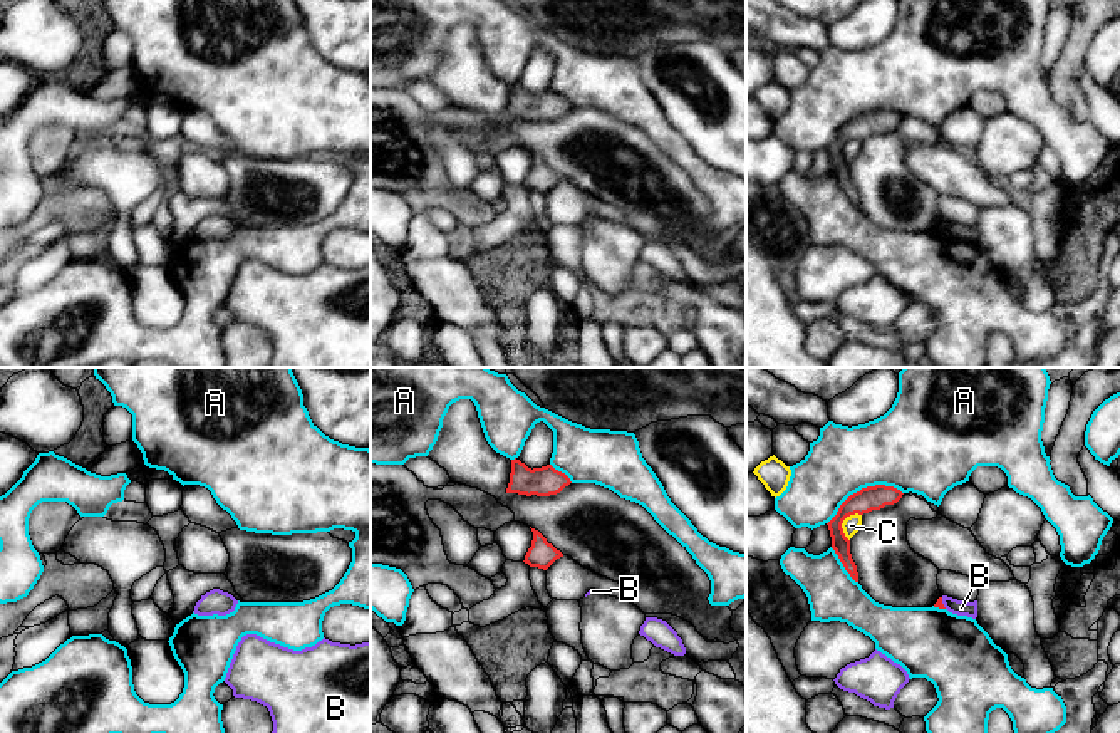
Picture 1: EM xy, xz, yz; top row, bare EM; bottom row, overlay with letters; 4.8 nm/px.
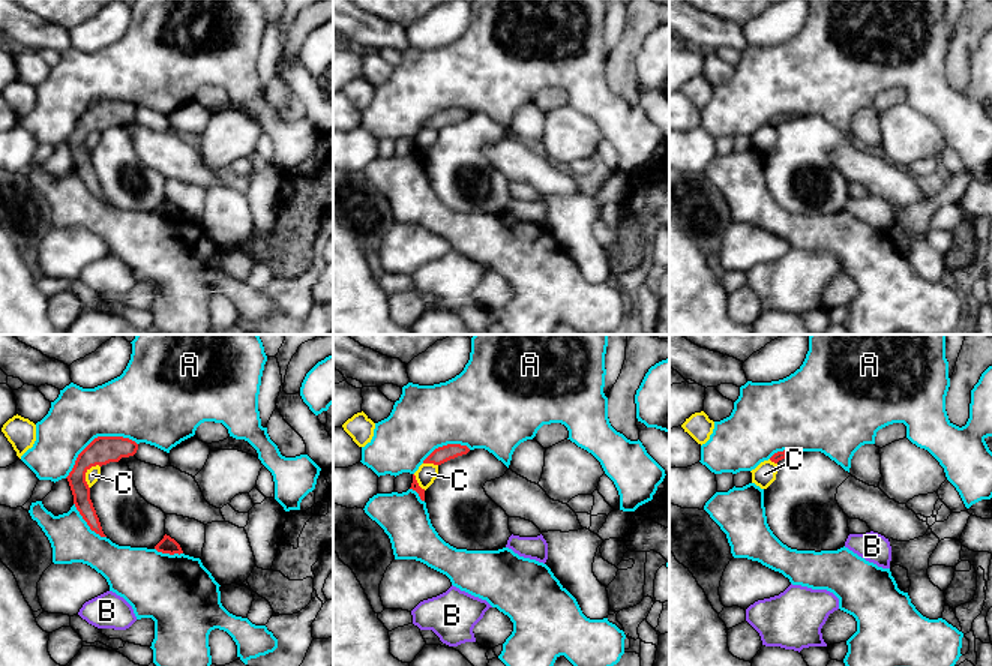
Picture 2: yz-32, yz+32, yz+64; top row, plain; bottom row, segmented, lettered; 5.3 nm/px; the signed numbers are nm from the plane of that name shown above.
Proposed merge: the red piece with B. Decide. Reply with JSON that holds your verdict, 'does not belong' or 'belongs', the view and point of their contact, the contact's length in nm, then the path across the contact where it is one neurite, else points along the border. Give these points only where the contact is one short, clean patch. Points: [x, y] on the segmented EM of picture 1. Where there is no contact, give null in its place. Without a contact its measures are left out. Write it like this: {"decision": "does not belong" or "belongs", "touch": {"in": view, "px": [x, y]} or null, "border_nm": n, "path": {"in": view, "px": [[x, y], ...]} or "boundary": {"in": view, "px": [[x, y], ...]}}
{"decision": "does not belong", "touch": {"in": "yz", "px": [941, 603]}, "border_nm": 60, "boundary": {"in": "yz", "px": [[941, 597], [946, 608]]}}

